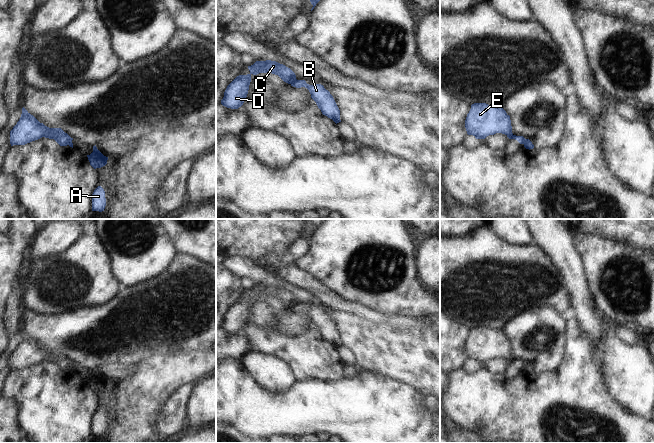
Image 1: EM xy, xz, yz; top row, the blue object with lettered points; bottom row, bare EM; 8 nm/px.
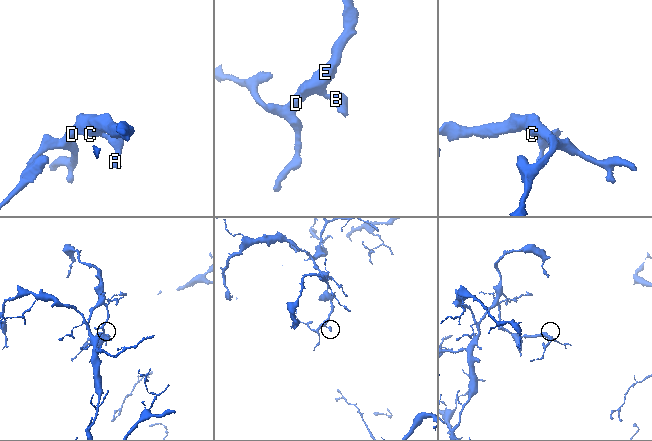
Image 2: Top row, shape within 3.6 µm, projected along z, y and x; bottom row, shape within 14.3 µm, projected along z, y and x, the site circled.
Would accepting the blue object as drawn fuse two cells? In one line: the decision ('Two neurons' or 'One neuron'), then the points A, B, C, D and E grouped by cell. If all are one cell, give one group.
Two neurons. Groups: A B / C D E.

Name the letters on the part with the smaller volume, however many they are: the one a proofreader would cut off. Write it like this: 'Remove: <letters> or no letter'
Remove: A, B

